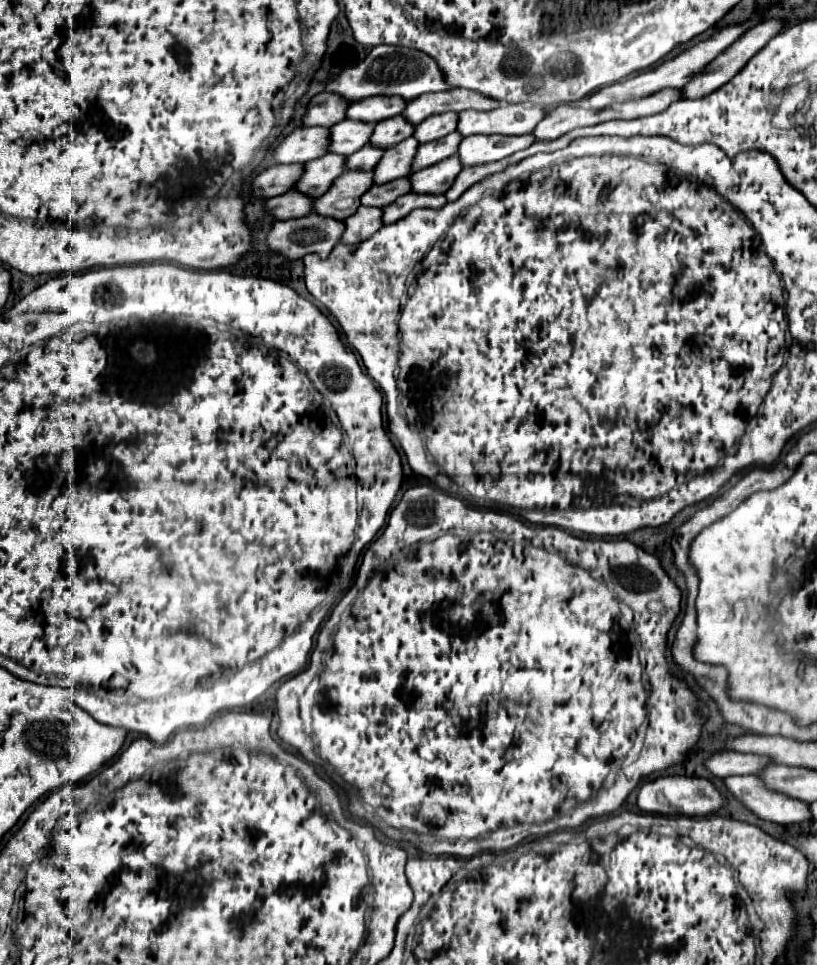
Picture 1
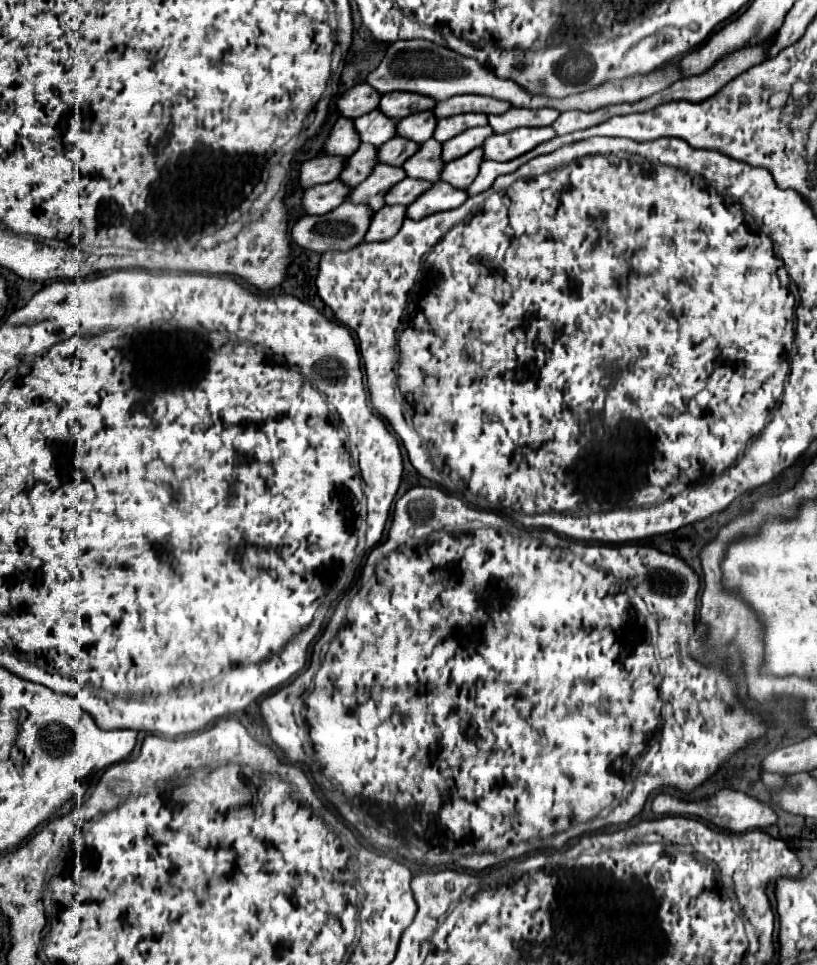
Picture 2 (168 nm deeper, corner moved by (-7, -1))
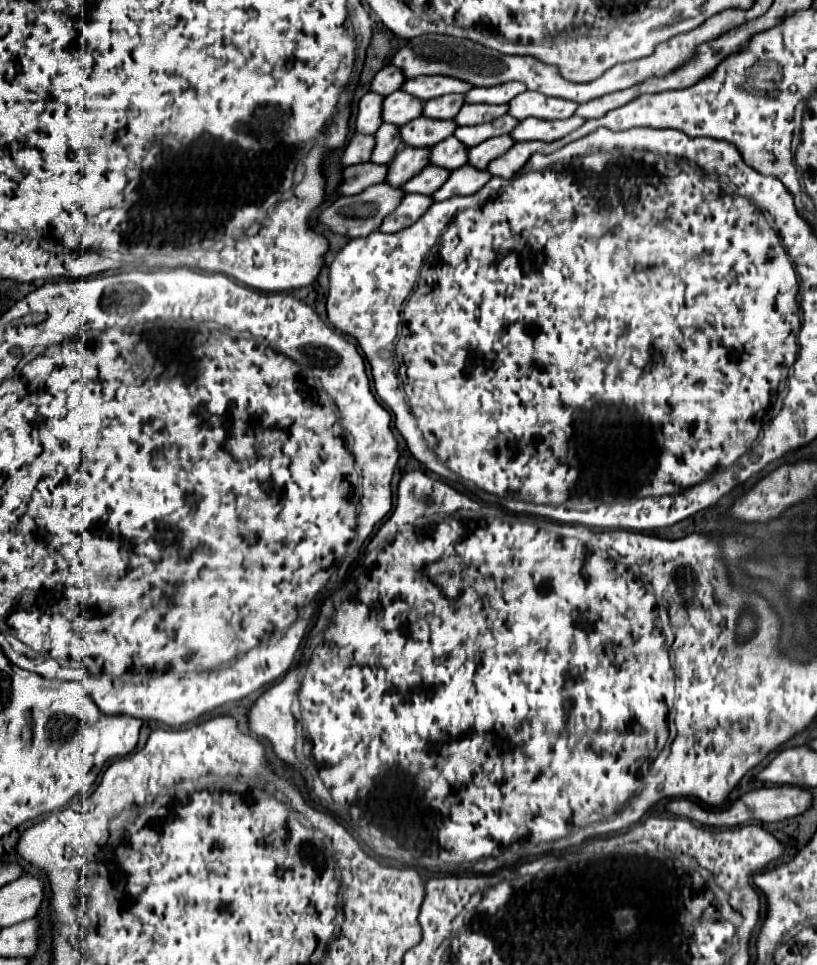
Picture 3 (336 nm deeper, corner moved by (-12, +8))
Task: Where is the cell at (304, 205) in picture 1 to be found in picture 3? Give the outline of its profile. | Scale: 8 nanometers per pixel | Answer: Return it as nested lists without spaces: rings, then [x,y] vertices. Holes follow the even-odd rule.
[[[358,163],[342,171],[342,185],[338,185],[340,195],[358,195],[366,187],[382,183],[386,175],[386,165],[376,163]]]

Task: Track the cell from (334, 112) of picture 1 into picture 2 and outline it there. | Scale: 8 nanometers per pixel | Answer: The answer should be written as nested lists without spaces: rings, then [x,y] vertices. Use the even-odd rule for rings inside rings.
[[[363,82],[363,84],[357,84],[351,90],[347,90],[339,98],[337,108],[343,116],[357,118],[357,116],[363,116],[363,114],[375,110],[379,106],[379,100],[381,100],[381,94],[375,88],[371,88],[367,82]]]

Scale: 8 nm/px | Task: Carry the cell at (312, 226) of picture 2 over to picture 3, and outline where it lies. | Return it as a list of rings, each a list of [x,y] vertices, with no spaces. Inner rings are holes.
[[[378,183],[378,185],[372,185],[372,187],[364,189],[362,193],[354,195],[354,197],[340,197],[338,201],[328,205],[320,213],[318,221],[324,227],[328,227],[332,233],[340,233],[340,235],[348,235],[348,237],[366,237],[380,227],[382,219],[396,209],[396,205],[400,203],[402,197],[404,197],[402,189],[394,189],[390,185]]]

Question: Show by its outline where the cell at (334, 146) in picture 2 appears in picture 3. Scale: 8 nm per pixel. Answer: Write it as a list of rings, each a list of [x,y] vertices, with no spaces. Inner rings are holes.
[[[366,93],[360,103],[358,103],[358,115],[356,115],[356,133],[362,135],[374,135],[374,131],[382,125],[380,119],[380,107],[382,107],[382,99],[376,93]]]

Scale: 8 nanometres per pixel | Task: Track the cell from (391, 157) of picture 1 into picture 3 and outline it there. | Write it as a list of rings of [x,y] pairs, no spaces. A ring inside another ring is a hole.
[[[448,137],[430,149],[430,163],[436,167],[454,171],[466,165],[466,161],[468,161],[468,149],[456,137]]]

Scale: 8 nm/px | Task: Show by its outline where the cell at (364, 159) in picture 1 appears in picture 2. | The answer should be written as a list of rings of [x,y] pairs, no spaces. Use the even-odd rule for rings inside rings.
[[[395,136],[393,140],[381,144],[379,148],[379,162],[393,164],[393,166],[403,166],[403,162],[413,156],[413,152],[419,150],[419,144],[413,140],[407,140],[403,136]]]

